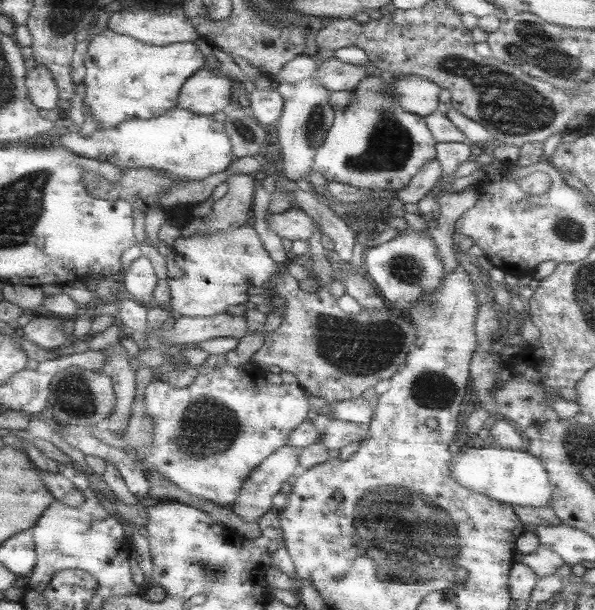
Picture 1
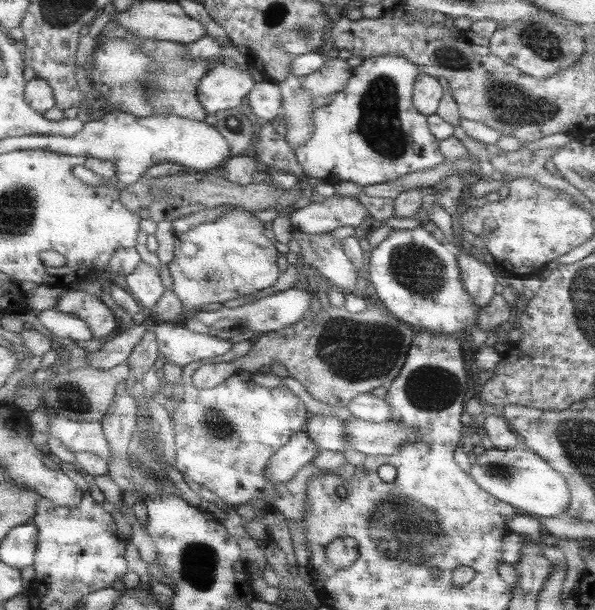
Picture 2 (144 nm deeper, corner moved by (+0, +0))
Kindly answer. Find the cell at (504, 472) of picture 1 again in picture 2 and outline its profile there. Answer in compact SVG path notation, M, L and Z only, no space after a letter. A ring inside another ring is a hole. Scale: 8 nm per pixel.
M523 438L515 450L485 450L475 458L475 464L471 466L469 474L483 490L503 502L513 504L525 514L533 514L539 518L555 518L571 508L571 490L563 474L553 470L547 460L539 458L539 454L529 450Z

